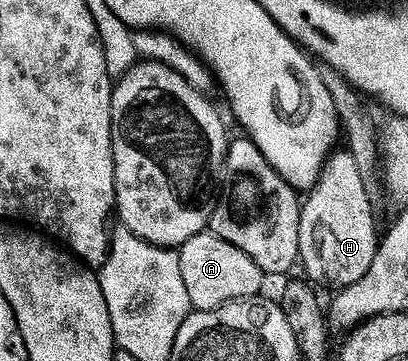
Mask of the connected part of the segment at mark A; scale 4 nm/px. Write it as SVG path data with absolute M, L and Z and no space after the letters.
M209 231L192 235L192 239L177 246L176 252L180 263L180 279L184 279L184 291L188 291L188 299L194 309L215 309L229 301L238 301L242 297L253 298L257 294L254 292L261 287L264 280L262 269L256 267L256 263L252 263L252 259L248 259L248 255L240 251L240 247L232 247L228 239L220 239L220 235Z

